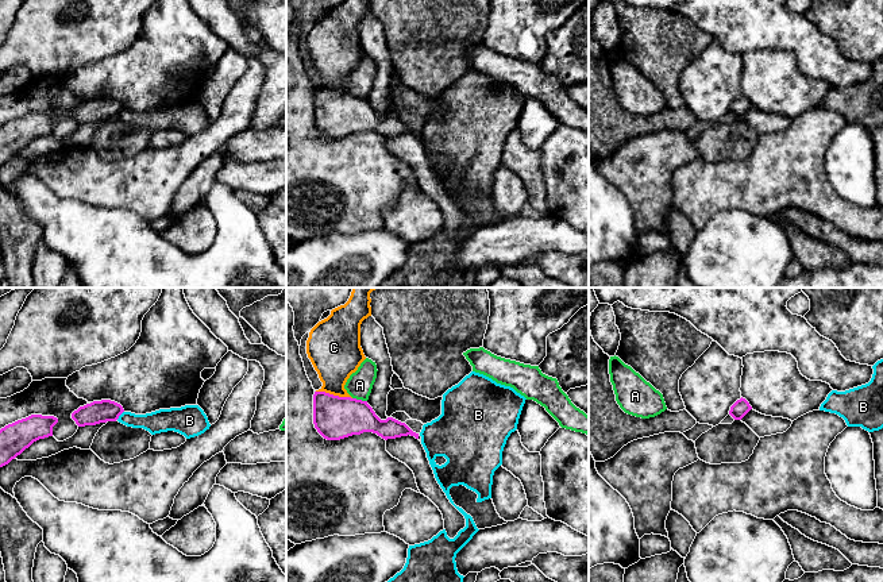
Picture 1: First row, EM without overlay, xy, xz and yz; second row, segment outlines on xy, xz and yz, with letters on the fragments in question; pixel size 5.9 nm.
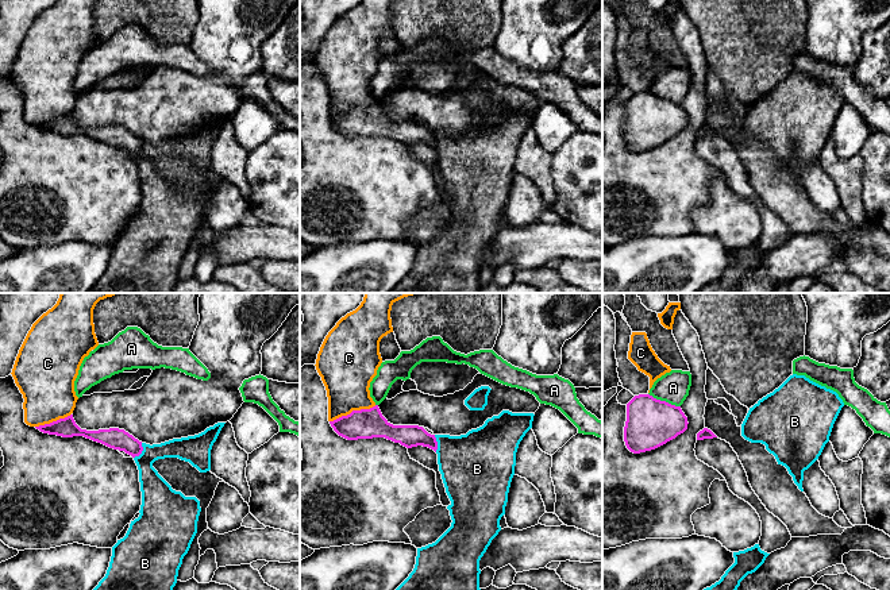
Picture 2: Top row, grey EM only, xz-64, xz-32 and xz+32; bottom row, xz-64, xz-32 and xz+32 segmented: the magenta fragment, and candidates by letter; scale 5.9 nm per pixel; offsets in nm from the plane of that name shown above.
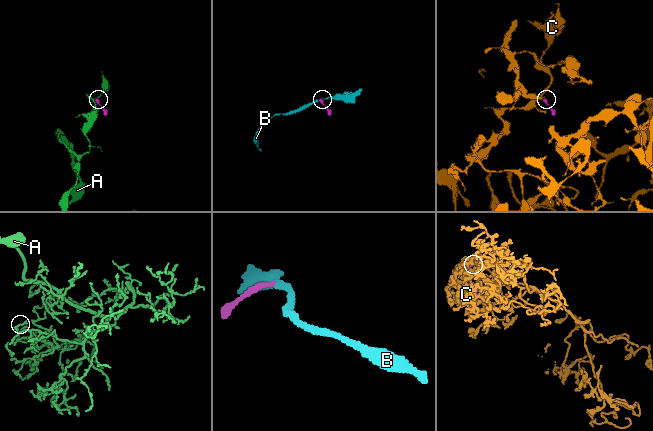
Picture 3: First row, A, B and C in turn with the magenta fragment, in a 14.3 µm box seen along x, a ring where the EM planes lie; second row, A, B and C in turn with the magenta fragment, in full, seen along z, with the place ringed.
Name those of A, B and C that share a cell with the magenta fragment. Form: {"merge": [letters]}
{"merge": []}

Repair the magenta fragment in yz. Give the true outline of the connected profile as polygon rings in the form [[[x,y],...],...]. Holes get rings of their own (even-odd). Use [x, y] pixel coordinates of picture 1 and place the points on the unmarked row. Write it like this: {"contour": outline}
{"contour": [[[741,95],[730,104],[729,112],[734,117],[741,117],[751,107],[752,104],[749,103],[749,100]]]}

